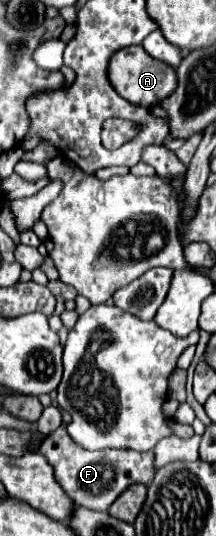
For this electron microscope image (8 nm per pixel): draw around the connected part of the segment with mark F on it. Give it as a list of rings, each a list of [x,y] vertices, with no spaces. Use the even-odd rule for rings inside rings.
[[[58,427],[46,439],[42,441],[40,453],[48,459],[48,463],[54,467],[54,477],[64,489],[64,493],[80,507],[92,509],[92,511],[108,511],[108,507],[116,501],[116,497],[130,487],[132,483],[148,483],[154,479],[154,455],[148,453],[136,453],[136,451],[116,451],[116,449],[104,449],[104,451],[88,451],[82,449],[68,437],[68,431],[64,427]]]

